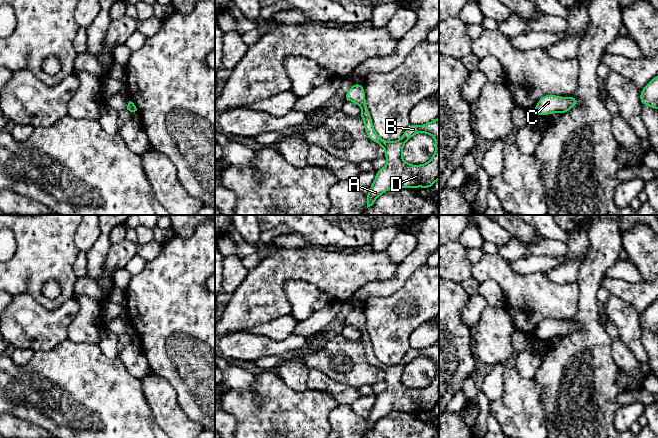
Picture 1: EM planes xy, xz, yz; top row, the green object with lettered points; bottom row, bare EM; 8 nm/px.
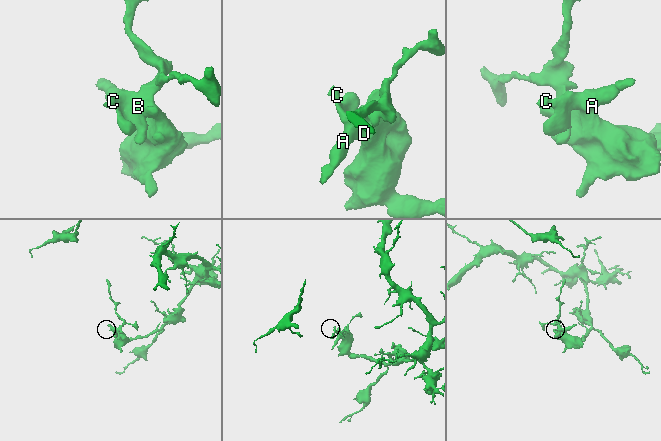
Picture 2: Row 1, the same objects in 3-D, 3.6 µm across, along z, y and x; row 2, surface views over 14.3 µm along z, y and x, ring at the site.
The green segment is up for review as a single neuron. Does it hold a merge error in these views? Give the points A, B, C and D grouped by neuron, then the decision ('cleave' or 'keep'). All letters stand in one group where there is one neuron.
A B C D; keep

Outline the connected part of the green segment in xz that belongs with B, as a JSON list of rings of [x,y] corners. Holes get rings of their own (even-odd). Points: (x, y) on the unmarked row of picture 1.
[[[354,307],[346,316],[345,324],[354,326],[361,331],[367,361],[385,373],[387,389],[376,394],[376,401],[371,409],[367,421],[367,432],[375,424],[393,411],[414,413],[415,411],[432,412],[439,403],[439,341],[424,349],[413,349],[406,353],[395,366],[383,364],[374,354],[372,342],[366,329],[365,315],[362,308]],[[417,357],[426,357],[434,361],[436,373],[433,381],[425,388],[411,389],[402,383],[402,375],[407,364]]]

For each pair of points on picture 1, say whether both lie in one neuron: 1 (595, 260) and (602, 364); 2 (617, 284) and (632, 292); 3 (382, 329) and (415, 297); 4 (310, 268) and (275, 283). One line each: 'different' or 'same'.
1: same
2: same
3: same
4: same

